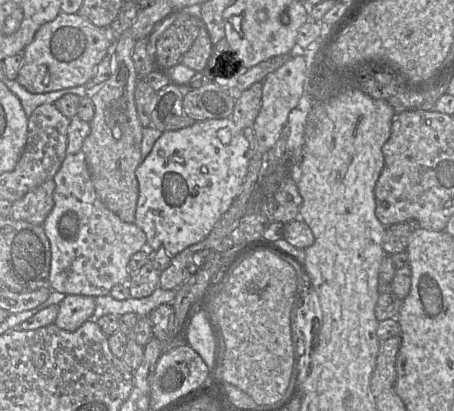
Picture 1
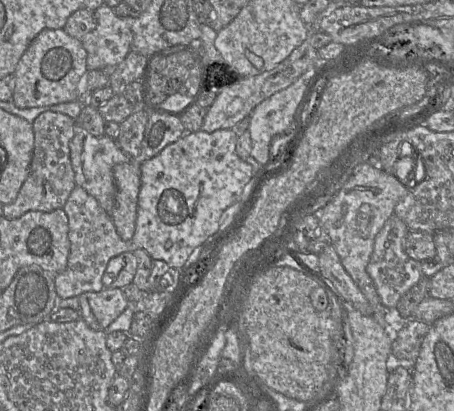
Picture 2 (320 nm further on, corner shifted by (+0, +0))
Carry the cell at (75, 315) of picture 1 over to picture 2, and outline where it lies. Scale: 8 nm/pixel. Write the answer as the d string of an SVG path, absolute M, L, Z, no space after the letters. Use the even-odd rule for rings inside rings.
M104 288L100 292L86 292L78 299L81 318L95 331L105 331L130 306L120 288Z

